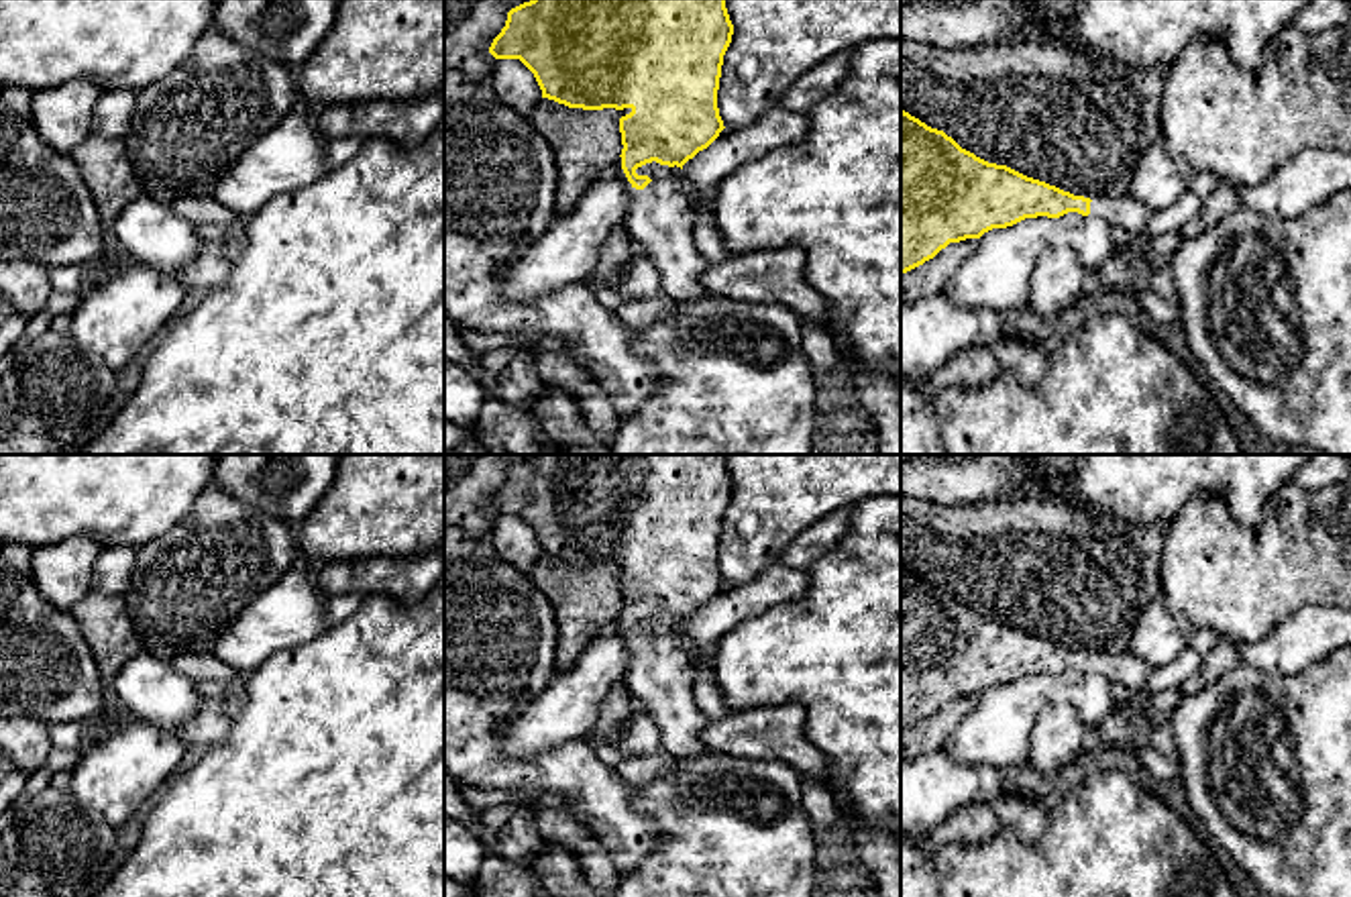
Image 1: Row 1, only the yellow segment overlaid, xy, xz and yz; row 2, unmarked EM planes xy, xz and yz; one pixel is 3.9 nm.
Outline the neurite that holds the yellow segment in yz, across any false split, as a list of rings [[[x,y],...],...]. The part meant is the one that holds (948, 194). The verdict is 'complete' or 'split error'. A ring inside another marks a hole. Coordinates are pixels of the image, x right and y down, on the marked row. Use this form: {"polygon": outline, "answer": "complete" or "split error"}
{"polygon": [[[901,110],[901,275],[933,259],[950,243],[980,239],[992,228],[1007,228],[1025,218],[1060,218],[1068,212],[1096,214],[1111,226],[1137,234],[1145,228],[1151,208],[1131,196],[1074,196],[1007,165],[988,163],[943,130]]], "answer": "split error"}

